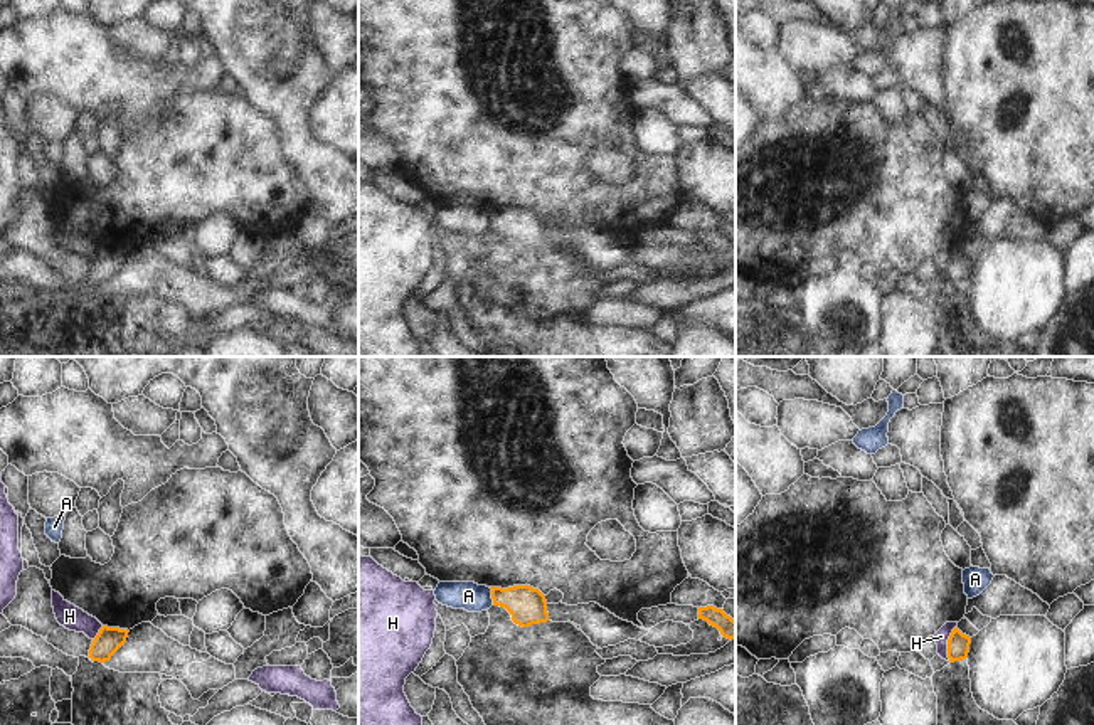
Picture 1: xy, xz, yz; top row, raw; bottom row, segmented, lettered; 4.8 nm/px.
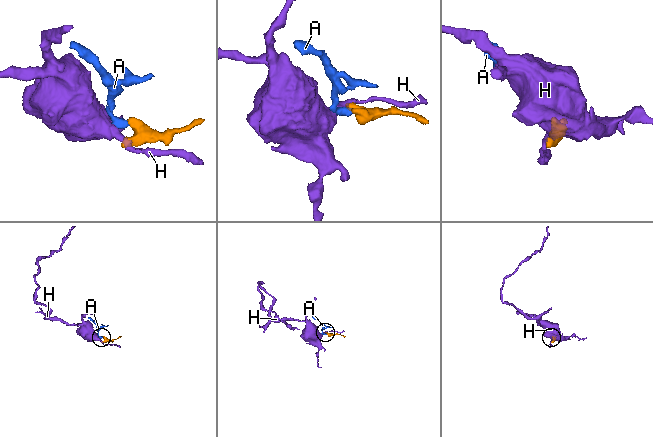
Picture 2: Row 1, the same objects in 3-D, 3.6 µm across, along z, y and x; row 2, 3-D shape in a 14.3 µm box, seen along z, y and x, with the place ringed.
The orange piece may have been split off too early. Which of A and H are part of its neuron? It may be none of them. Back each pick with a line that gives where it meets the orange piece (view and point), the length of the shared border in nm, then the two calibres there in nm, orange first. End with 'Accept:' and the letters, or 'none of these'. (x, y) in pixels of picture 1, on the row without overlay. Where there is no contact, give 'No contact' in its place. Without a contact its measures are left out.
Accept: none of these.

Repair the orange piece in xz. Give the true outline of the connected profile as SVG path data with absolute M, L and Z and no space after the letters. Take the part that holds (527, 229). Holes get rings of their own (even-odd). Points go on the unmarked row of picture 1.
M530 209L490 210L493 229L505 230L522 251L549 244L545 219Z

